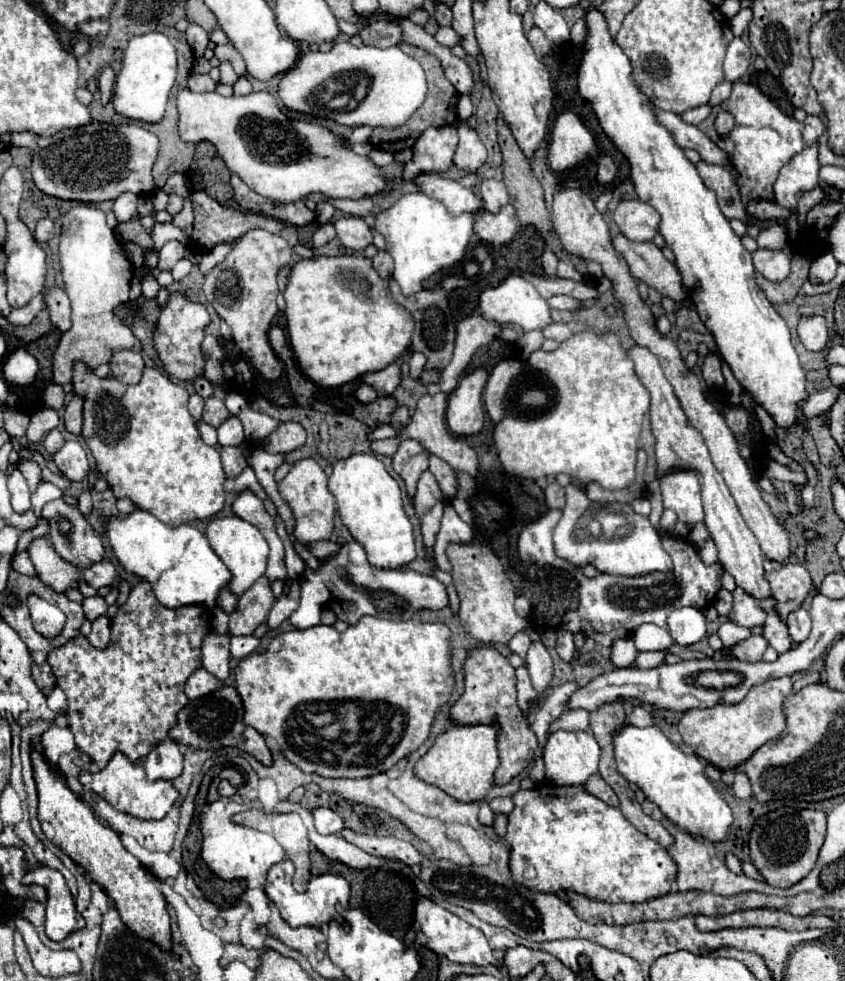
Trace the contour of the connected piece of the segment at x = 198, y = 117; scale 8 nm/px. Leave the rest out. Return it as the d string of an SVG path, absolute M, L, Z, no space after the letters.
M182 88L176 96L178 104L178 134L184 142L200 142L208 140L216 146L218 154L224 158L230 172L236 172L244 184L248 184L260 196L278 200L278 202L294 202L302 200L312 192L326 194L330 198L362 198L374 196L388 188L388 182L382 178L380 168L374 166L366 156L358 156L352 150L342 146L342 140L328 132L326 128L310 122L292 122L288 120L278 104L276 98L268 92L252 92L248 96L230 96L224 98L216 92L190 92Z

